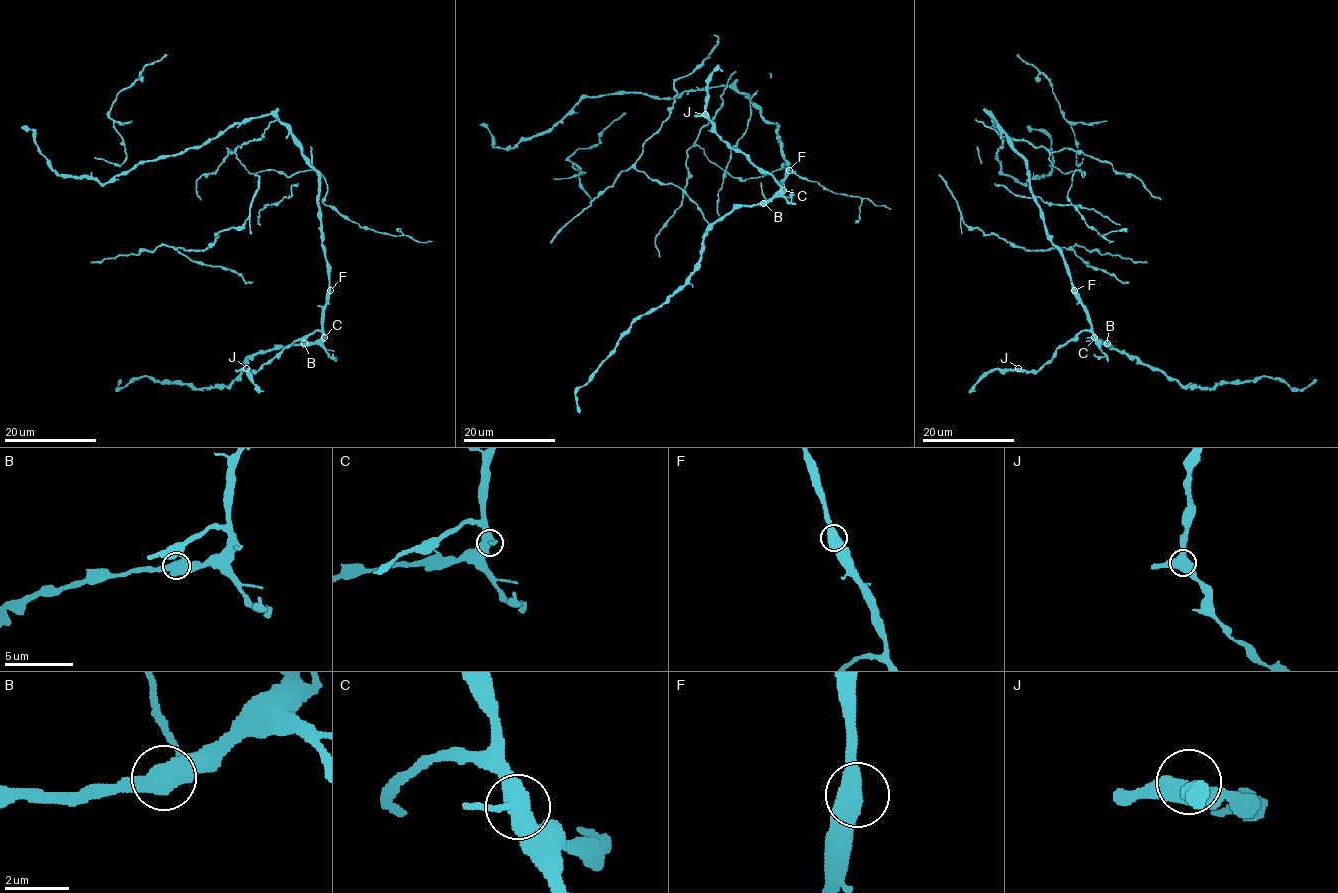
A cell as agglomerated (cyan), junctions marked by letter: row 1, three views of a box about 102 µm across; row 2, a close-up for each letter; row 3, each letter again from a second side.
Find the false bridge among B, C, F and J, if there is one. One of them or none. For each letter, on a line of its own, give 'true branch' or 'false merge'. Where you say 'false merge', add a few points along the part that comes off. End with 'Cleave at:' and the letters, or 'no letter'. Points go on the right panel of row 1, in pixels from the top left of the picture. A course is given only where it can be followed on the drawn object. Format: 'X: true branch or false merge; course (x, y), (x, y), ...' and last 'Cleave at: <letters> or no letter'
B: true branch
C: true branch
F: true branch
J: true branch
Cleave at: no letter

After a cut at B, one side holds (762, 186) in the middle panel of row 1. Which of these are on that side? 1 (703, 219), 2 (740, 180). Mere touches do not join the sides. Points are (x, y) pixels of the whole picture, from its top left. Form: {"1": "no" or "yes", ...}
{"1": "no", "2": "no"}

